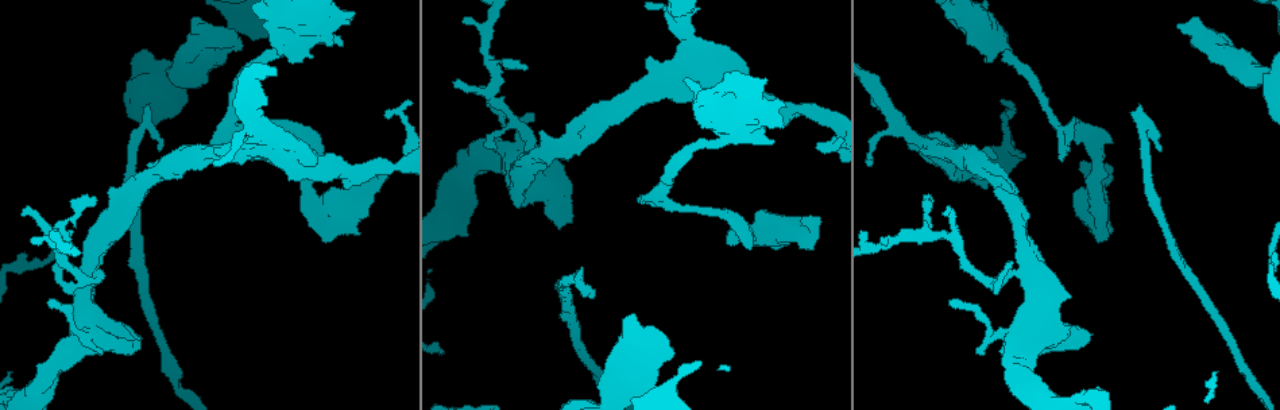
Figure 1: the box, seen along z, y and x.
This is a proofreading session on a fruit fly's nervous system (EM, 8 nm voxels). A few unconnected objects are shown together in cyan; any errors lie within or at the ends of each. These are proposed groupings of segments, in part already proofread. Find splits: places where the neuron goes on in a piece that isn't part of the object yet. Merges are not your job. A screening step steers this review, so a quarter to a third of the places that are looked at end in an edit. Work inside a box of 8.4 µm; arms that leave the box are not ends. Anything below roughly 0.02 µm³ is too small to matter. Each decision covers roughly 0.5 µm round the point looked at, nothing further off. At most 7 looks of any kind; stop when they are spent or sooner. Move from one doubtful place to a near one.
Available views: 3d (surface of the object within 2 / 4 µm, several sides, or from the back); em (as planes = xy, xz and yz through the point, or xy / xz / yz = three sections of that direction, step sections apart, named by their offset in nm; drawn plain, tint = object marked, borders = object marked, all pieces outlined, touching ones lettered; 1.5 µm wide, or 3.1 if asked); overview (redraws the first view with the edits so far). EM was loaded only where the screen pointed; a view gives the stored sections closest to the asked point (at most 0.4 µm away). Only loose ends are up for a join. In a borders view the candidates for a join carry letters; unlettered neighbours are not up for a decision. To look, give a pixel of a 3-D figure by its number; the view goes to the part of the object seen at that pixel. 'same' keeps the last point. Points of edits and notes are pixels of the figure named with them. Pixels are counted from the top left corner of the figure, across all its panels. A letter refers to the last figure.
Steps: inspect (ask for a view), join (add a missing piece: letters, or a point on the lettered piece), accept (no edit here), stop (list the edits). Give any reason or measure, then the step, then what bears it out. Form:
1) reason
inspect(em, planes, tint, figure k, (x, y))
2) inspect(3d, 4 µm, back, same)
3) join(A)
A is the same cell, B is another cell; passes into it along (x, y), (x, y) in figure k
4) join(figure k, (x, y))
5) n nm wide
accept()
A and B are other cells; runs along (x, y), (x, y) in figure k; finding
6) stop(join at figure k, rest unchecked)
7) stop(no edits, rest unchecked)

thick end
inspect(3d, 2 µm, figure 1, (666, 359))

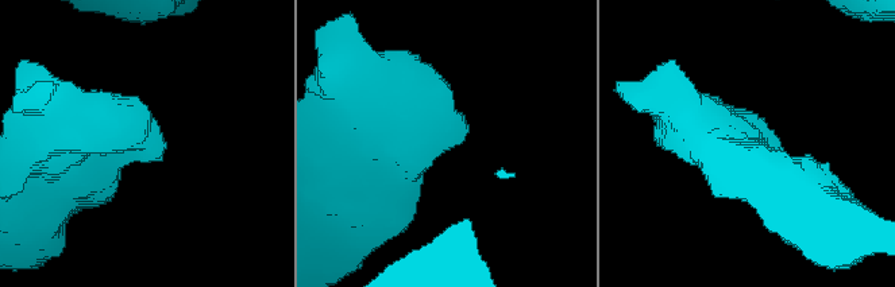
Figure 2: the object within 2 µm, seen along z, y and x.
now the EM
inspect(em, xz, step 4, borders, figure 2, (434, 148))

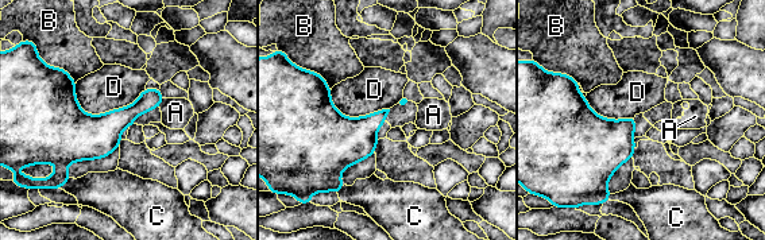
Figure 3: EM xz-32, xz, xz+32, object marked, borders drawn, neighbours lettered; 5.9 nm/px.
accept()
A, B, C and D are other cells; border along (145, 86), (103, 113), (74, 97) in figure 3; none of them fits

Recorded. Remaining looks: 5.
tapers out
inspect(em, yz, step 8, tint, figure 1, (1059, 150))

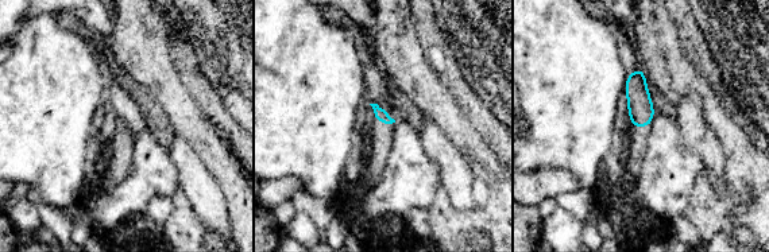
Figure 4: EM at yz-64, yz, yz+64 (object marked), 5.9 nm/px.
another direction
inspect(em, planes, borders, same)

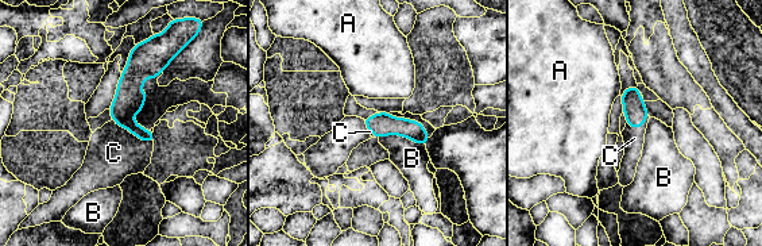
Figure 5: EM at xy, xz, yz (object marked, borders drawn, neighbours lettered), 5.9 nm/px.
join(C)
C is the same cell, A and B are other cells; passes into it along (127, 99), (132, 134), (113, 153) in figure 5; the neuron continues

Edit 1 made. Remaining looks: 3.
stop(join at figure 5, rest unchecked)

